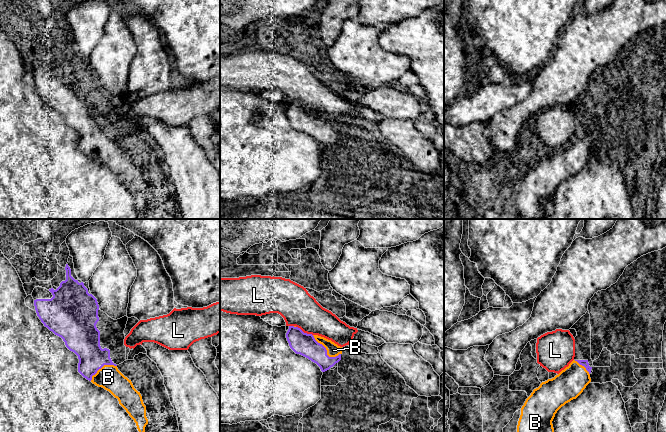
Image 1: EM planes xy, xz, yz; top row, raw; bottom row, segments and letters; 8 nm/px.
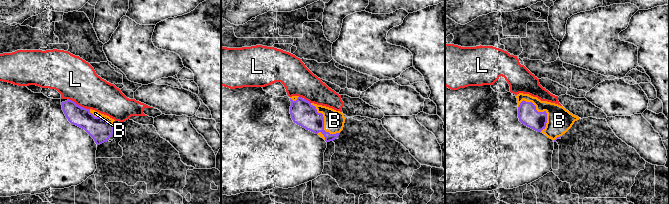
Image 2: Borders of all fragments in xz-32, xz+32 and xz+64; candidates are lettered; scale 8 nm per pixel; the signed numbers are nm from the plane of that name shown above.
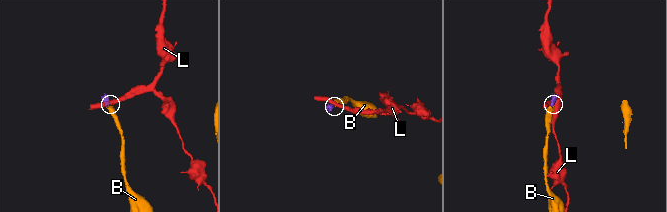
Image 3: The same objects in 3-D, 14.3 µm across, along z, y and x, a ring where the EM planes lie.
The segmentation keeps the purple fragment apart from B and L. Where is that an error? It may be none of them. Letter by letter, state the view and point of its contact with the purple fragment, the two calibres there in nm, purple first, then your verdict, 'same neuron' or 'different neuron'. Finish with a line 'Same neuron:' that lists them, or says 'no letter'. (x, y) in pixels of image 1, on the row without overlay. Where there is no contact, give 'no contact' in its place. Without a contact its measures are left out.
B: xz (326, 127) | 180/110 nm | same neuron
L: xz (303, 108) | 180/280 nm | different neuron
Same neuron: B

